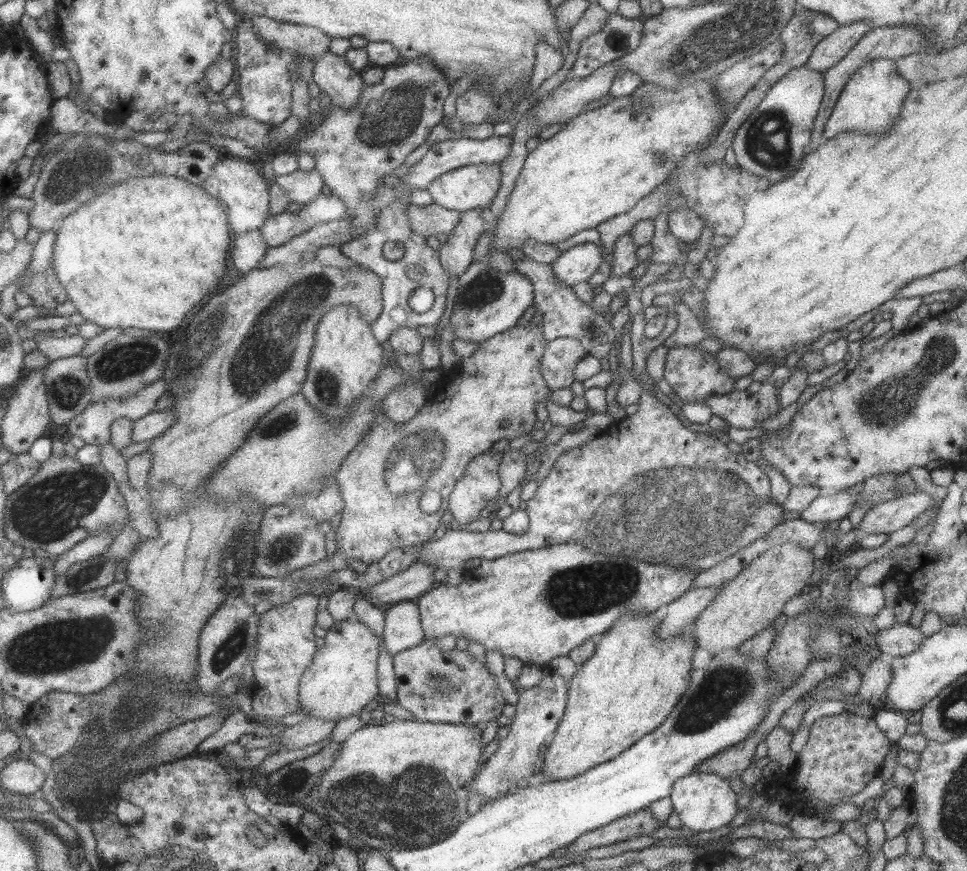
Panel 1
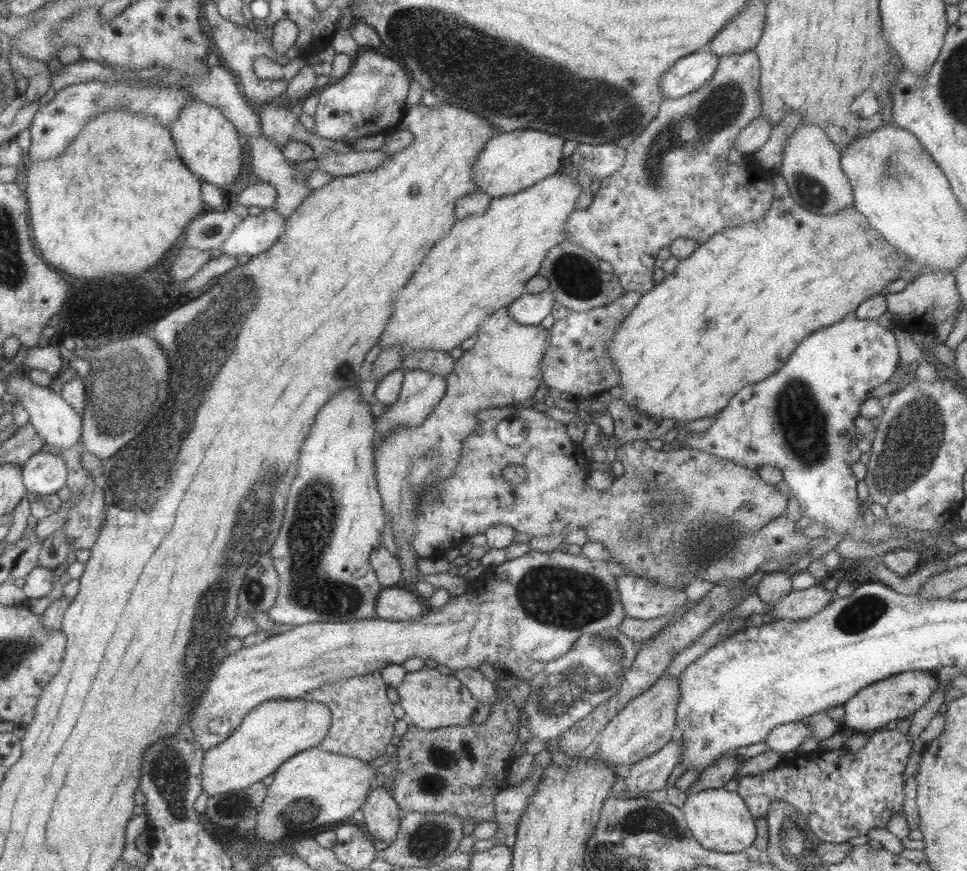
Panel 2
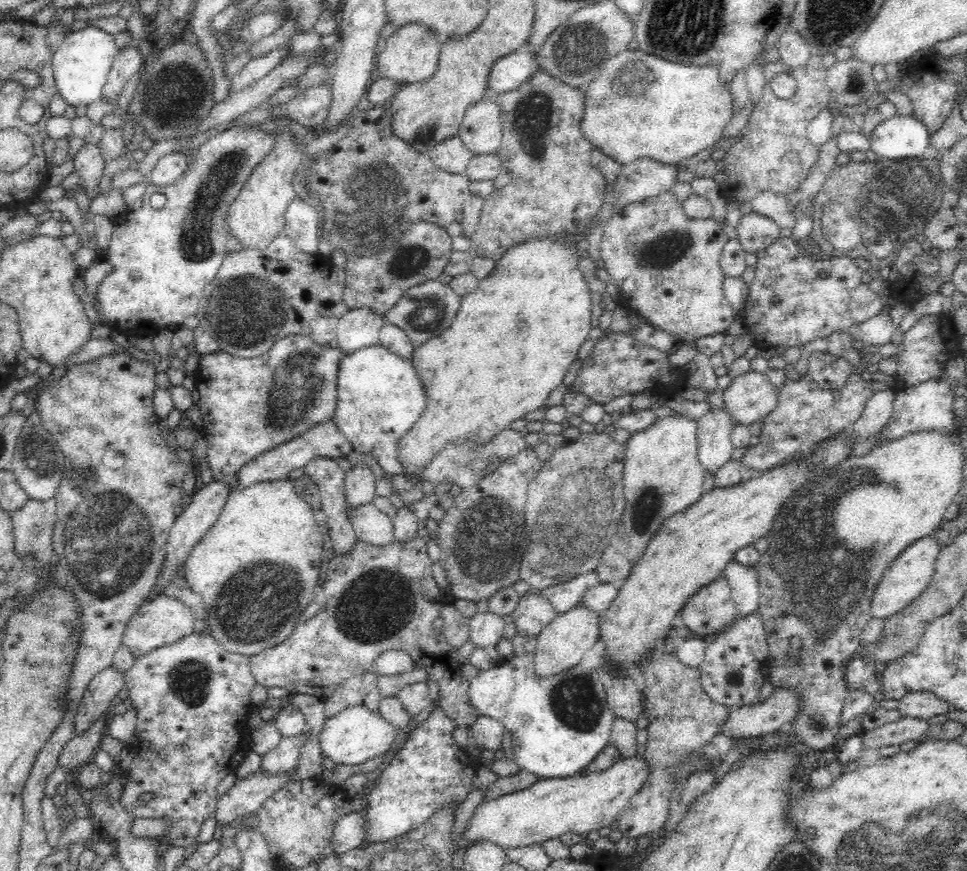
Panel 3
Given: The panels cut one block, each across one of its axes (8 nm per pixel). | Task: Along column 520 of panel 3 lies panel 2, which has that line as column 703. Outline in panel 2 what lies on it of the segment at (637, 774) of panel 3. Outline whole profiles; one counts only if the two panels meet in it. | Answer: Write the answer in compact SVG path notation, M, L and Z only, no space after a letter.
M719 788L703 789L686 795L682 813L695 840L707 850L736 853L752 844L756 835L754 818L744 800L735 792Z

